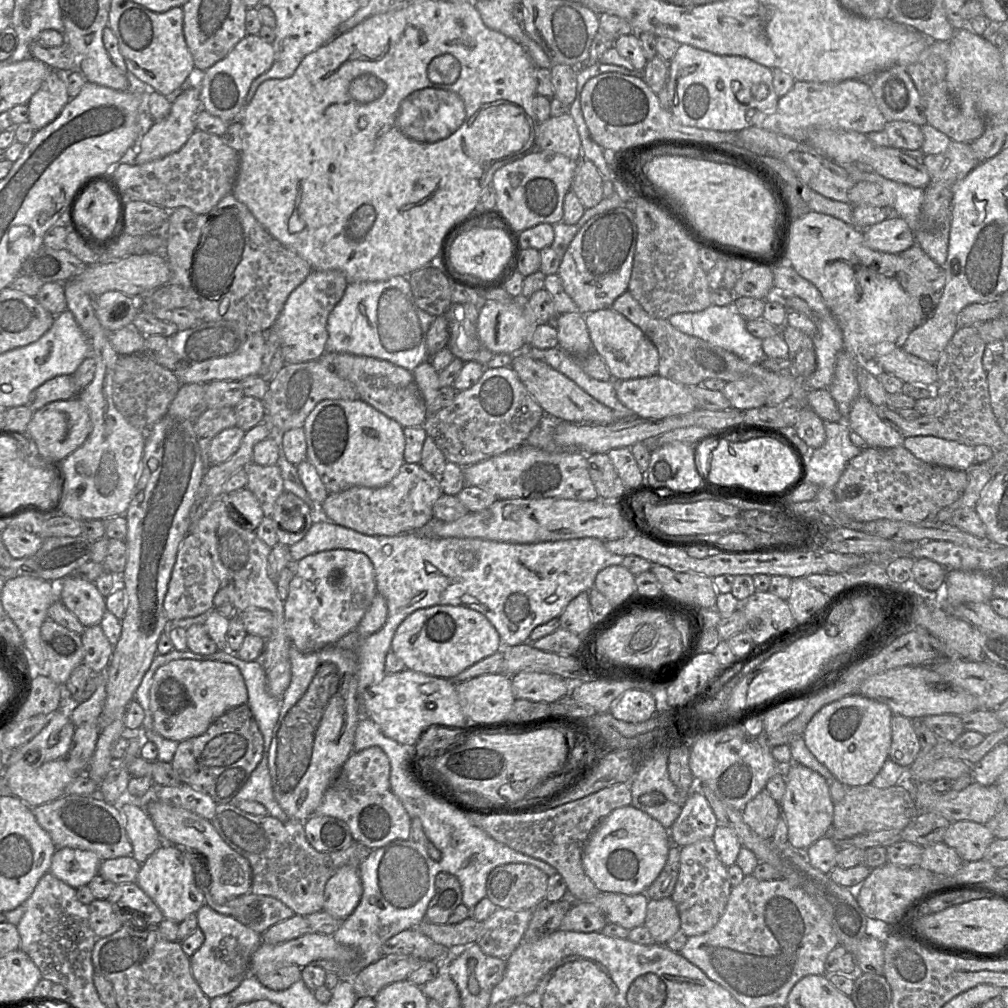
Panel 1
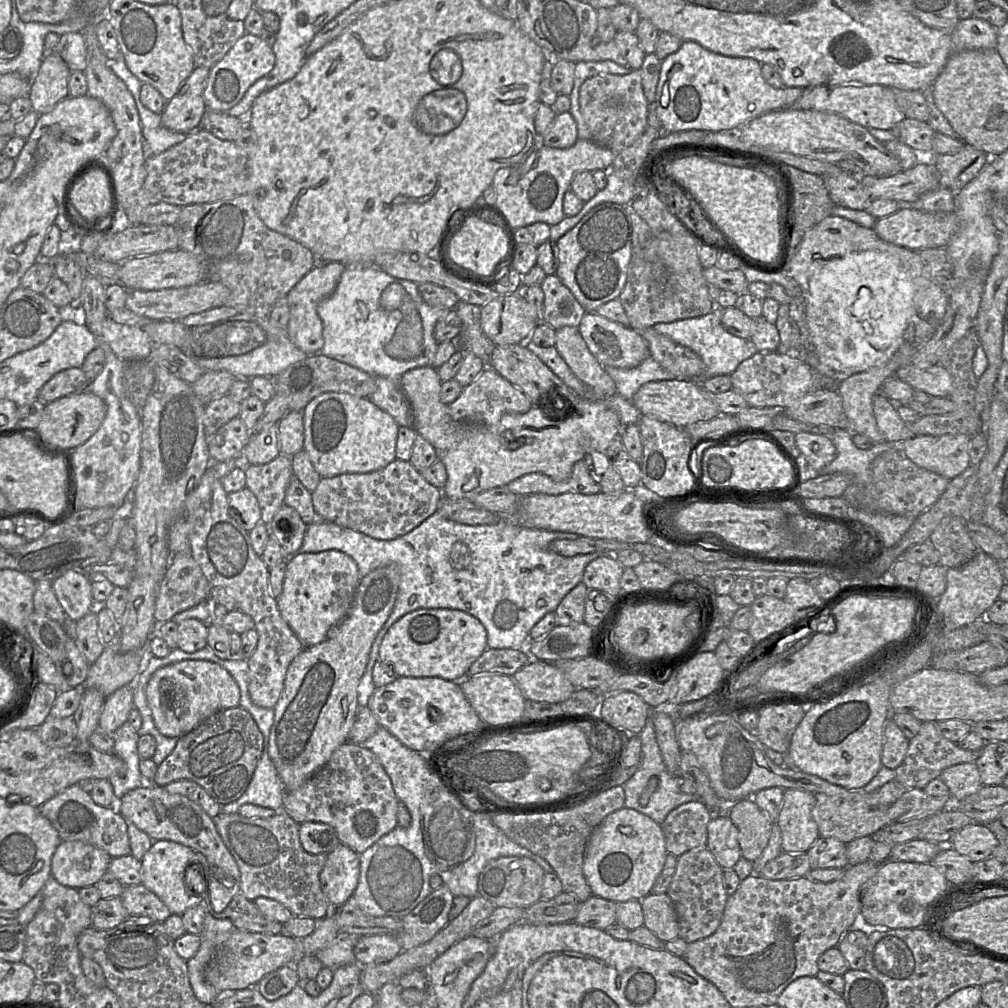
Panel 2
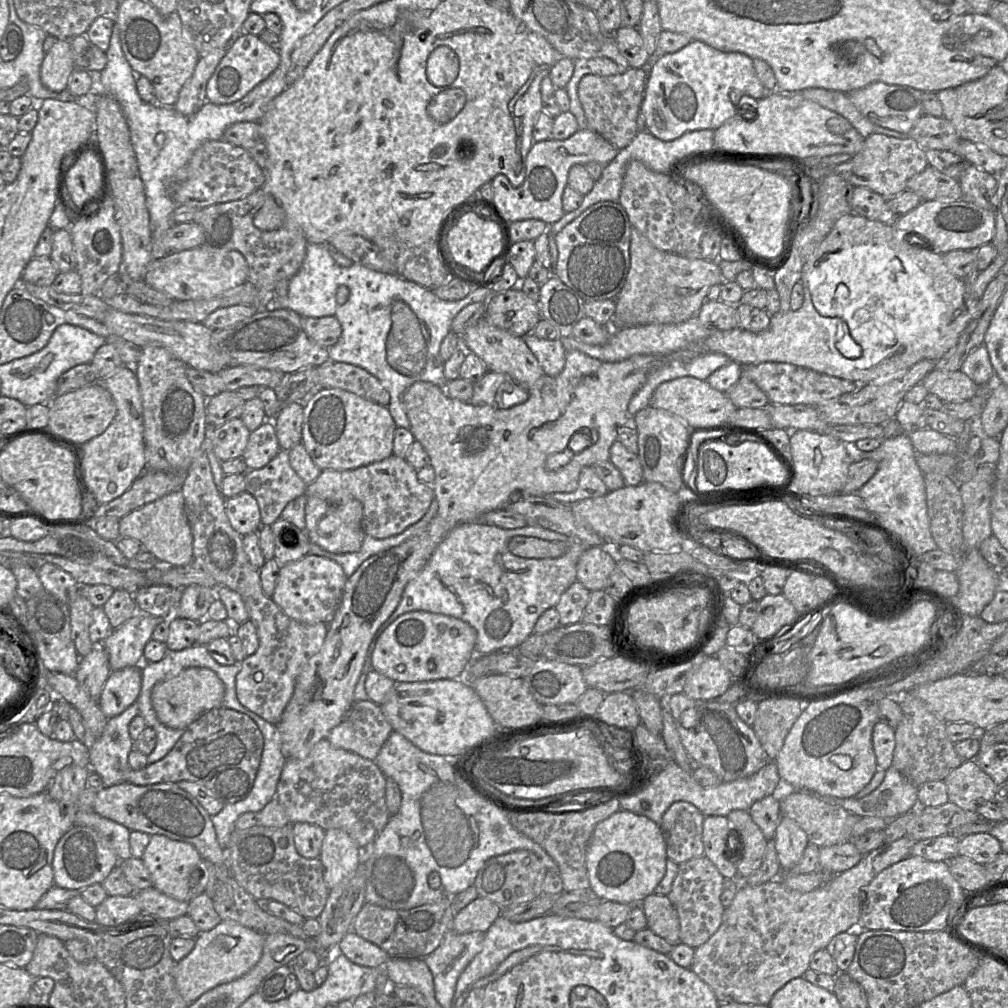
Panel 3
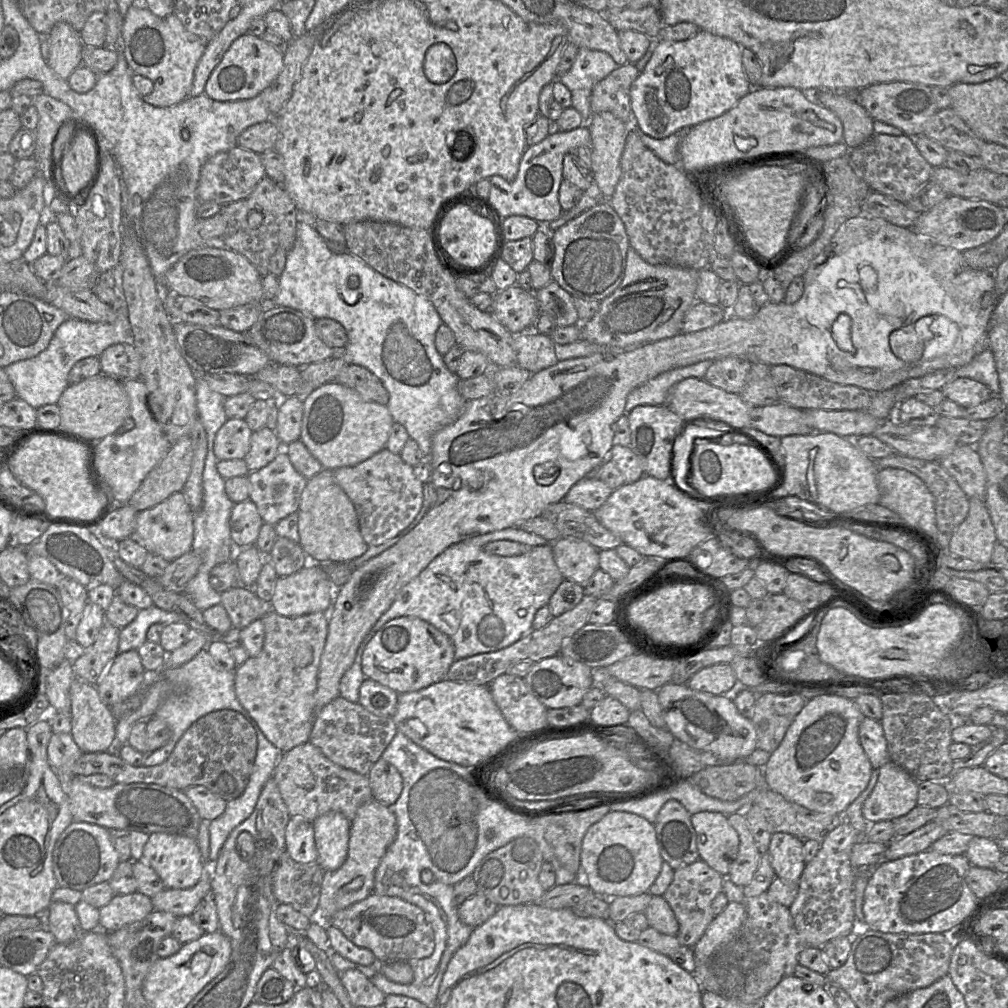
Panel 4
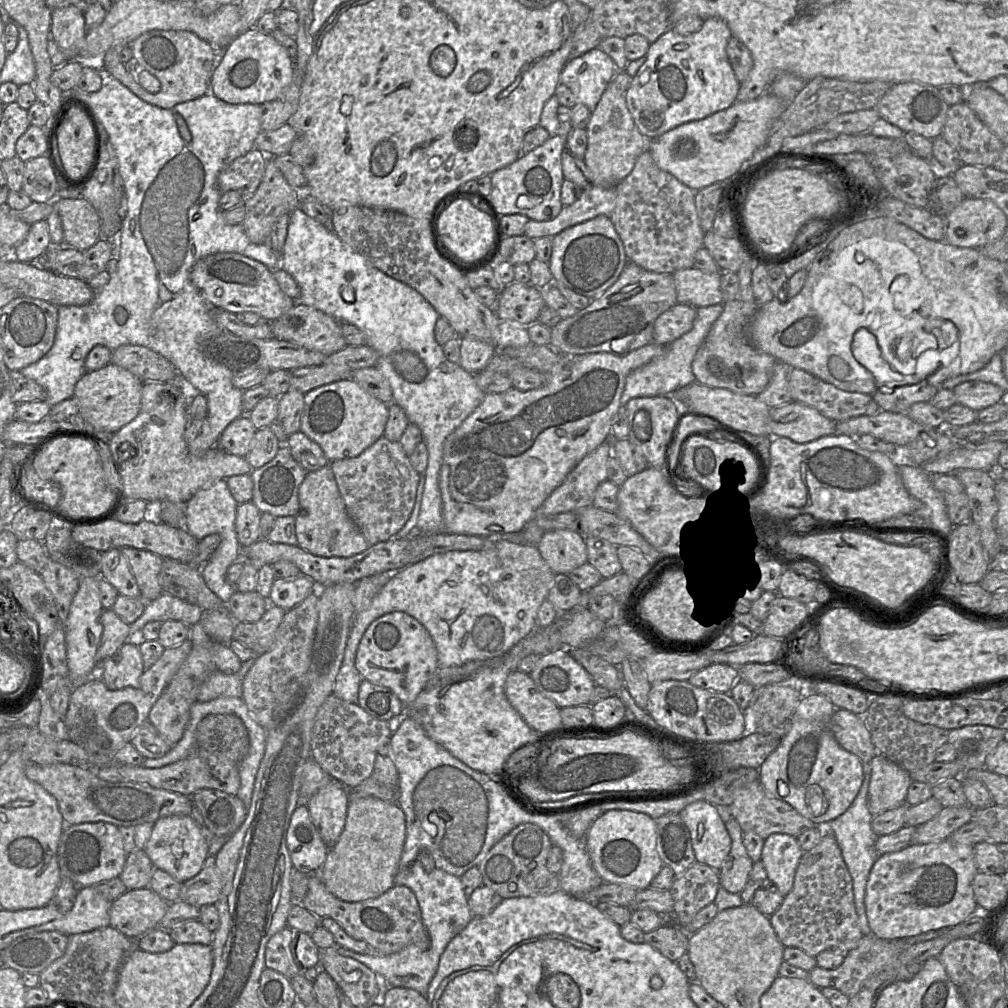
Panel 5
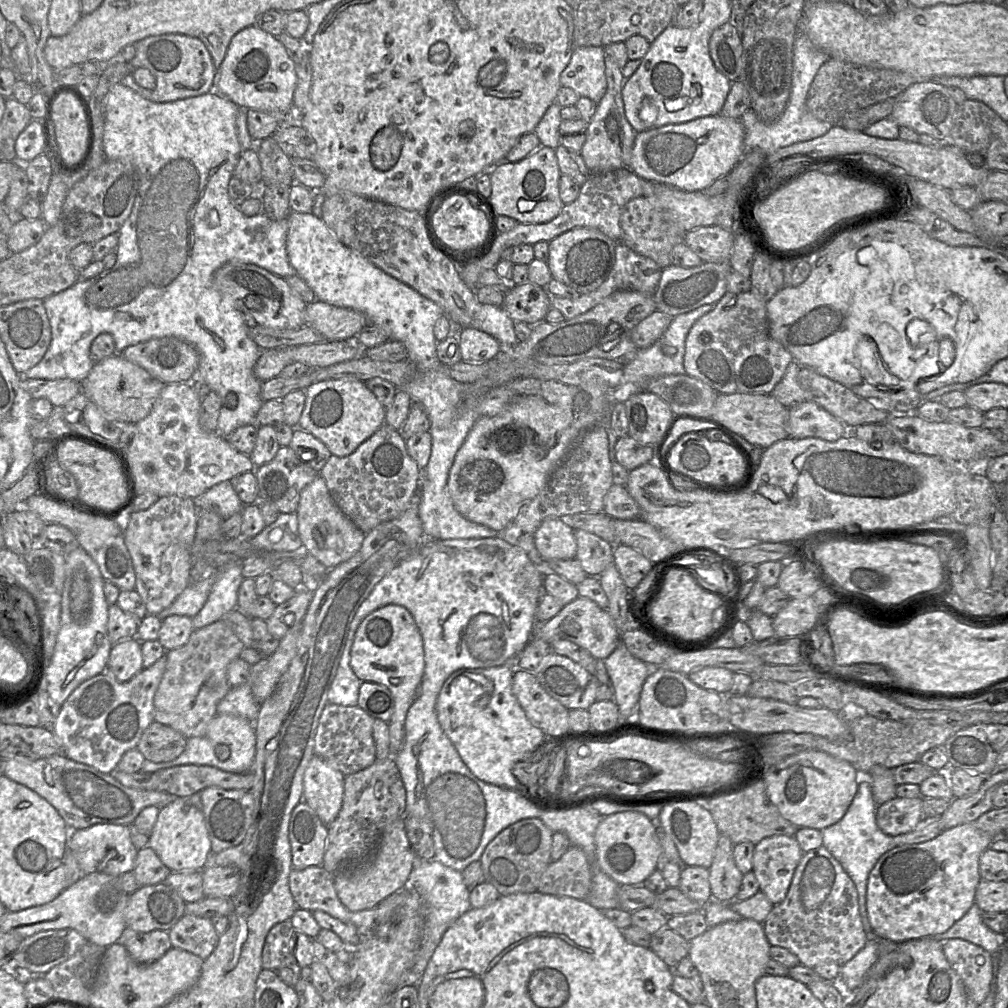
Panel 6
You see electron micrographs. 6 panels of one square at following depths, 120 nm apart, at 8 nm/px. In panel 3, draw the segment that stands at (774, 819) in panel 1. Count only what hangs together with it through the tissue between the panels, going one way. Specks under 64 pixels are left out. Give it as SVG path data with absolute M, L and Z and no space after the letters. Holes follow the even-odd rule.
M734 810L728 814L727 819L733 825L733 830L737 831L735 834L742 844L737 875L745 880L761 866L768 841L748 811Z

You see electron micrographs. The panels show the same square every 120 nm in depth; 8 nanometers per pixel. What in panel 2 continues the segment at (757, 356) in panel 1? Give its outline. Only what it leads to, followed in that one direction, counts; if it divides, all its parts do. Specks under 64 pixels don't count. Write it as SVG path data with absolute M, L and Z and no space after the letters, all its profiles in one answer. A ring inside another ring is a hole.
M715 307L708 314L686 318L670 323L657 323L653 329L678 344L690 348L705 363L705 378L732 374L740 363L753 356L757 351L751 339L744 339L729 333L721 323L721 308Z

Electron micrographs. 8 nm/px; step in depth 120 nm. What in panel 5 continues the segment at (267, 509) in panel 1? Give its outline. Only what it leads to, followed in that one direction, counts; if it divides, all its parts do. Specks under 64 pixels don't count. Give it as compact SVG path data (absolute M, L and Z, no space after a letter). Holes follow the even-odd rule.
M282 445L276 456L264 466L250 473L254 483L252 502L262 513L270 513L275 518L293 516L299 513L299 487L307 471L294 460L287 445Z

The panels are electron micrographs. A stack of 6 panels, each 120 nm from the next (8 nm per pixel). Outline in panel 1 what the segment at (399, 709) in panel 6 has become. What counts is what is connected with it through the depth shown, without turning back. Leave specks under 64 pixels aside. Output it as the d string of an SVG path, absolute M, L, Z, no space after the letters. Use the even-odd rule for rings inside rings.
M436 605L413 612L399 625L391 644L391 651L404 662L407 669L446 679L454 678L501 648L502 642L497 630L483 614L452 605Z

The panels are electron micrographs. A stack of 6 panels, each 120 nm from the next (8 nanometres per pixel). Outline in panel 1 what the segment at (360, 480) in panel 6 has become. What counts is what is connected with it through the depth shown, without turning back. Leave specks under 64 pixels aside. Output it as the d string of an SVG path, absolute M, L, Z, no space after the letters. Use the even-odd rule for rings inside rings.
M406 463L399 473L386 486L381 488L352 487L339 493L330 493L320 508L323 515L332 523L369 536L397 536L416 532L427 524L433 515L433 506L443 494L434 475L426 472L419 463Z

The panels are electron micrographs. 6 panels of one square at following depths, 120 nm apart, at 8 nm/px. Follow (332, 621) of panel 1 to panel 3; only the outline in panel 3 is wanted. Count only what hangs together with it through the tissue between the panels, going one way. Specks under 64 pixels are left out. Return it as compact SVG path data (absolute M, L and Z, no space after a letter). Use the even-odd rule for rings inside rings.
M308 554L281 567L275 591L271 597L290 618L304 623L328 623L336 613L347 583L343 568L333 560Z

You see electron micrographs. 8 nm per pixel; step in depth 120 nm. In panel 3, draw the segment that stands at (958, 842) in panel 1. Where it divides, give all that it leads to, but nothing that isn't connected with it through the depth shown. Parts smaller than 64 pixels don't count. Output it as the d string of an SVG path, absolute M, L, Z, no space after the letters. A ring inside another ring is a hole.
M974 833L960 838L958 855L986 865L1002 852L1000 842L990 833Z

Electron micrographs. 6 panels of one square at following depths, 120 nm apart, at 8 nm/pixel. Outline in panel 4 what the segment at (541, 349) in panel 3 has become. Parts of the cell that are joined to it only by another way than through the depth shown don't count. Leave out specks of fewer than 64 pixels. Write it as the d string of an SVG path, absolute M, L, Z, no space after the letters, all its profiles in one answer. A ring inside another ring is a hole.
M535 332L516 334L513 349L517 355L517 365L531 374L555 365L559 360L555 353L555 343L548 335Z

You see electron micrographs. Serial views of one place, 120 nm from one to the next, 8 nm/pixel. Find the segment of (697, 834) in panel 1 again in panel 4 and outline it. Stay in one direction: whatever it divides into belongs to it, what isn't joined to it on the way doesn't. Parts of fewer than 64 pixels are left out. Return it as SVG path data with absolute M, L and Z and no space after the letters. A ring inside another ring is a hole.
M679 801L666 802L654 826L661 857L674 870L700 859L691 814Z

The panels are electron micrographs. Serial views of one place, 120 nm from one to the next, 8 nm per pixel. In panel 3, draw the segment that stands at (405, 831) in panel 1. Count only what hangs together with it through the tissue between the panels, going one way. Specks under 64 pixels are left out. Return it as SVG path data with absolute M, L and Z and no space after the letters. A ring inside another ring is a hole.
M322 739L313 746L311 751L304 758L286 759L277 785L276 798L283 807L290 824L310 823L315 824L324 830L329 830L333 828L341 829L345 831L360 848L364 848L370 847L372 842L375 840L377 835L383 830L383 828L386 826L391 817L391 814L389 813L385 802L385 785L386 776L380 770L375 761L363 758L350 751L337 748L333 746L327 739Z

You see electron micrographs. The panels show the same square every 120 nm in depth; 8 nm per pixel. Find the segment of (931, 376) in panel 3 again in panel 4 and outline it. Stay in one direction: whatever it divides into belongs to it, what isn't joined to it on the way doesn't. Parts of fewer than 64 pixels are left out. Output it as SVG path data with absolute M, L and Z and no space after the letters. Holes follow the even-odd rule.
M958 377L947 383L941 391L946 399L955 402L962 408L977 406L994 395L986 385L964 377Z

